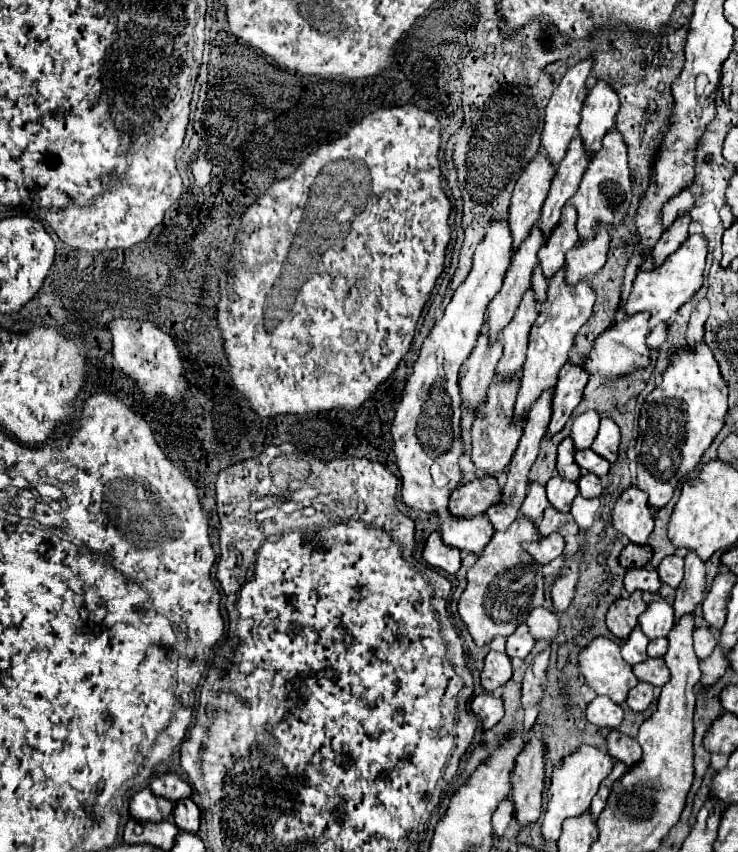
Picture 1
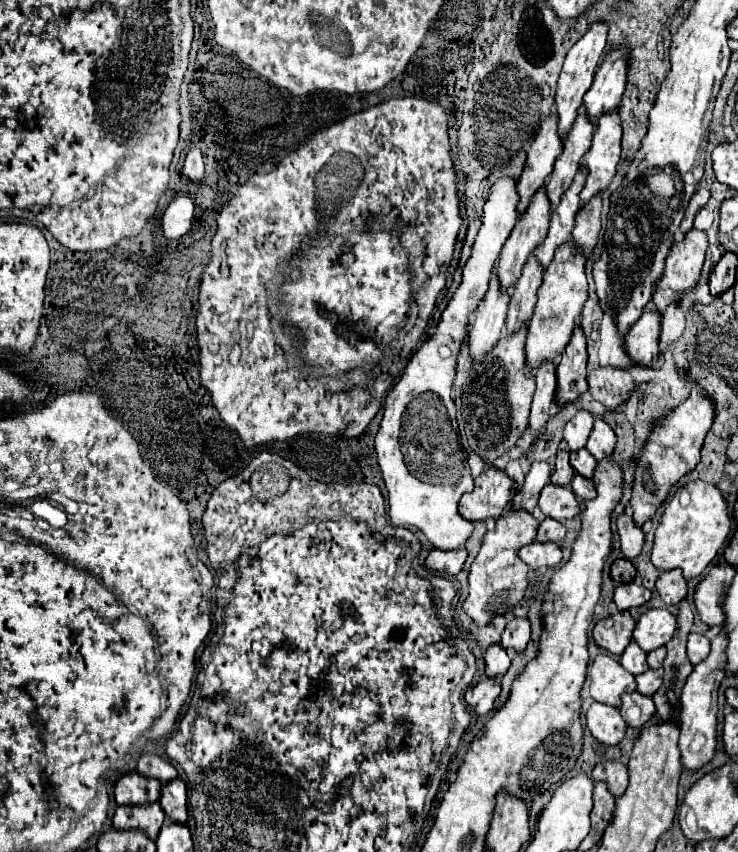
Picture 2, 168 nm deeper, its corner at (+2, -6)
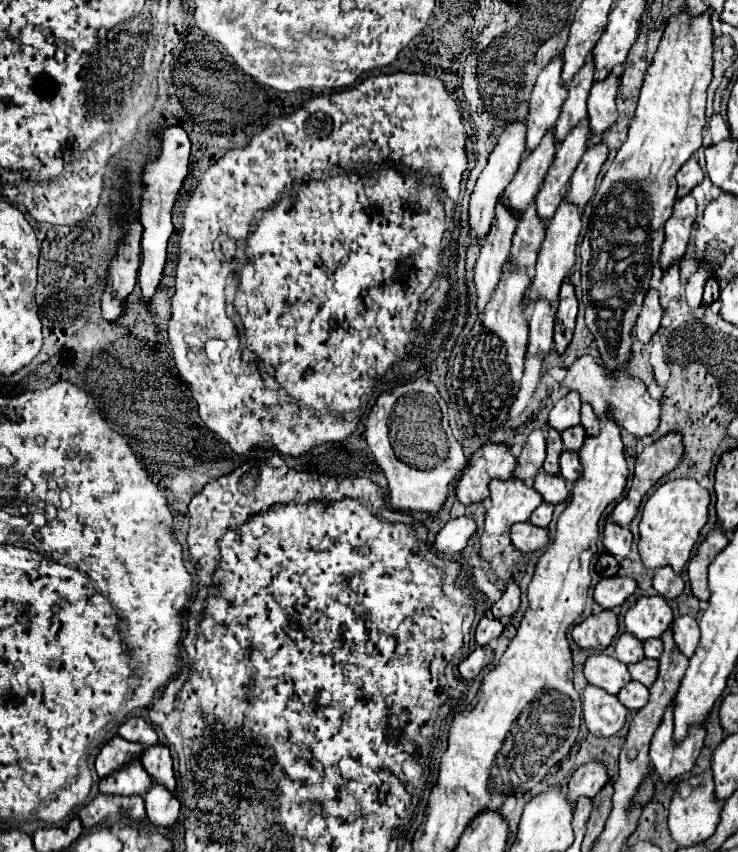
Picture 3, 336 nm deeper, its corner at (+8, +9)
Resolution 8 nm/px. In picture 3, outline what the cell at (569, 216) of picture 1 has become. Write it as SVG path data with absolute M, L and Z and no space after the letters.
M584 118L556 150L556 158L544 180L544 188L538 192L538 198L536 198L538 218L544 224L548 224L552 220L554 212L558 210L560 202L566 196L568 182L570 182L580 158L586 152L586 138L588 138L588 118Z

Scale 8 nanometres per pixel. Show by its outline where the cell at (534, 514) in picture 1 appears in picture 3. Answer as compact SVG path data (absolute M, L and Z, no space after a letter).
M534 430L522 448L522 454L518 456L514 478L522 480L526 486L532 486L534 476L544 464L544 458L546 458L546 436L542 430Z

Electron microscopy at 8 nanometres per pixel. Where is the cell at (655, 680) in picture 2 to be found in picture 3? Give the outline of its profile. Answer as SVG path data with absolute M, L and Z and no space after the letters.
M644 658L644 660L640 660L640 662L630 664L628 670L630 670L632 680L638 680L638 682L642 682L644 686L650 688L652 682L656 680L656 676L658 676L658 660L656 660L656 658Z

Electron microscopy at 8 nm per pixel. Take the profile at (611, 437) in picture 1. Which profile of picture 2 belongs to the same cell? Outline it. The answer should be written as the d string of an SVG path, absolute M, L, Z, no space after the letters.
M596 419L594 429L592 429L590 437L588 437L586 449L594 455L596 461L602 461L602 459L608 459L612 455L614 445L616 445L616 435L610 429L610 425L604 423L602 419Z

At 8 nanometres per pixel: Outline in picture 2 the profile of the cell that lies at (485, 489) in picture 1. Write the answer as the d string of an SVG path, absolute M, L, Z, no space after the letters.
M488 467L474 479L474 491L462 495L460 515L468 521L484 521L488 517L498 519L518 493L518 485L502 469Z

